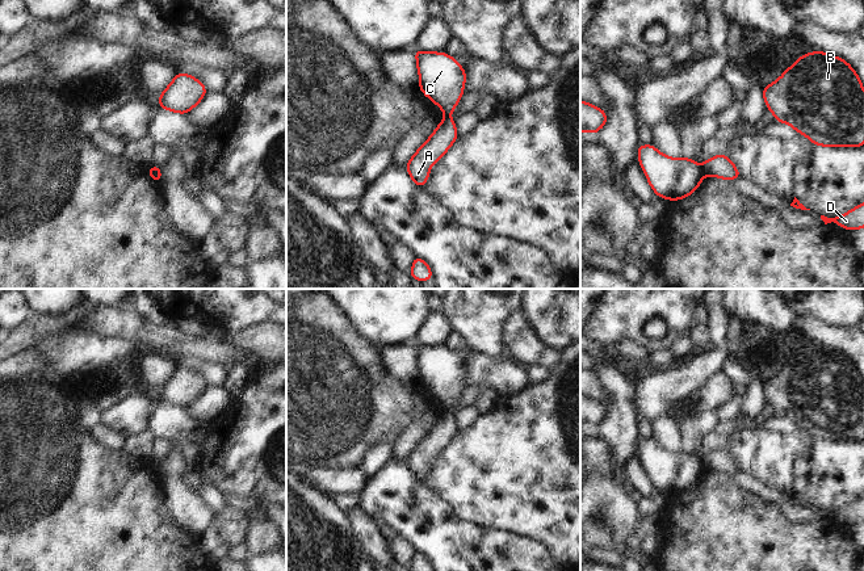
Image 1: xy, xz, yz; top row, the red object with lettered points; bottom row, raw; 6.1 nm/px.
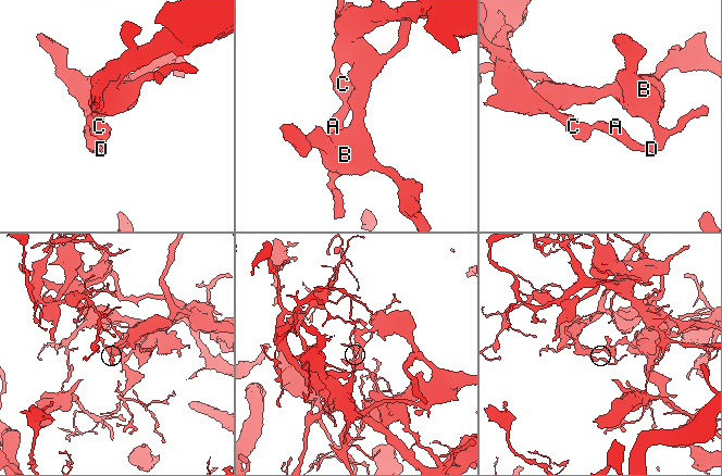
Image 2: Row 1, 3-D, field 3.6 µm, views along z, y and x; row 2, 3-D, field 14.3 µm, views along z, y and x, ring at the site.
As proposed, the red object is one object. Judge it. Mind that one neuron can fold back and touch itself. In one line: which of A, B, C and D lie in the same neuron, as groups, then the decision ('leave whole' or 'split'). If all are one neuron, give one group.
A B D / C; split

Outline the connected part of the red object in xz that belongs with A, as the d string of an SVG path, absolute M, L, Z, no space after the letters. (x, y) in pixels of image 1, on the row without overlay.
M446 410L407 457L407 466L418 480L425 479L431 461L449 444L457 431L454 415Z

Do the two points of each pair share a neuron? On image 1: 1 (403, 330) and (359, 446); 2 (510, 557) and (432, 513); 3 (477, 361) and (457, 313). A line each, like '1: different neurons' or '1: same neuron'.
1: different neurons
2: same neuron
3: different neurons

